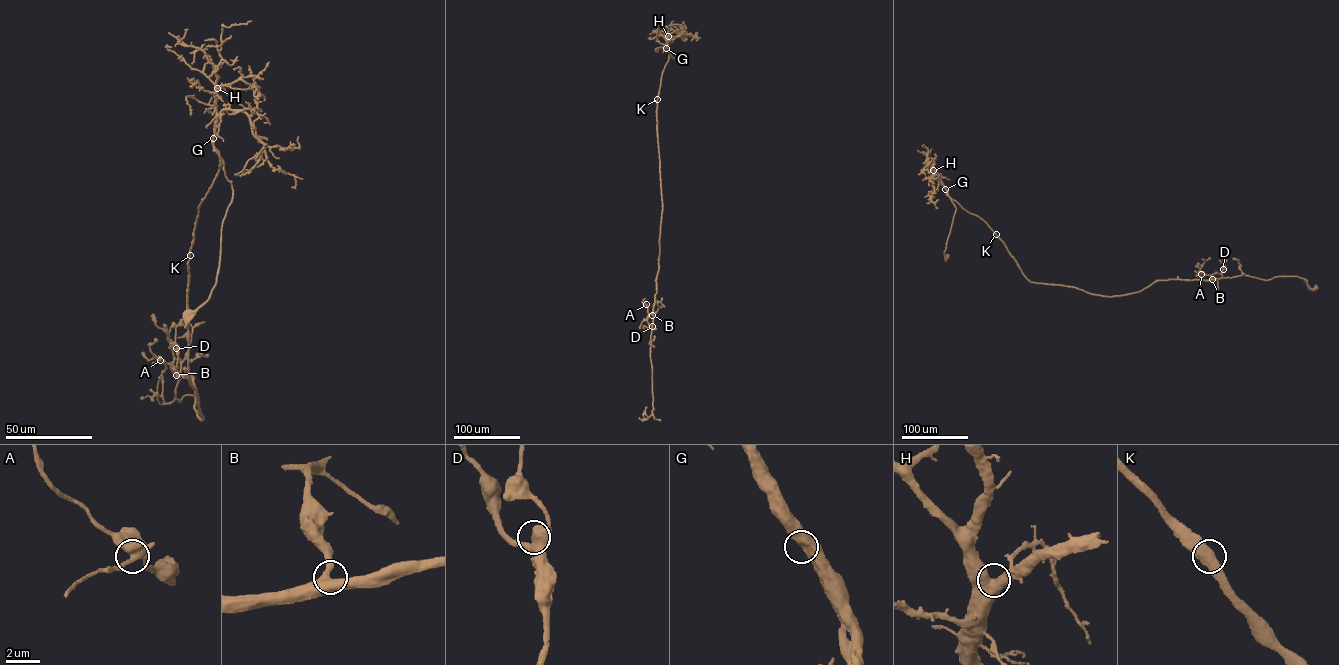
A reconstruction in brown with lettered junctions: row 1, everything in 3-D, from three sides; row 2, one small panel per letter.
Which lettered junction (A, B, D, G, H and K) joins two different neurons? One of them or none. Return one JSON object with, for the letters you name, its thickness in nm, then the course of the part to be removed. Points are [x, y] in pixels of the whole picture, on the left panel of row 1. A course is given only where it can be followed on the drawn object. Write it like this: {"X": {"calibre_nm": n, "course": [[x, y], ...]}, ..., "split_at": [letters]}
{"split_at": []}

